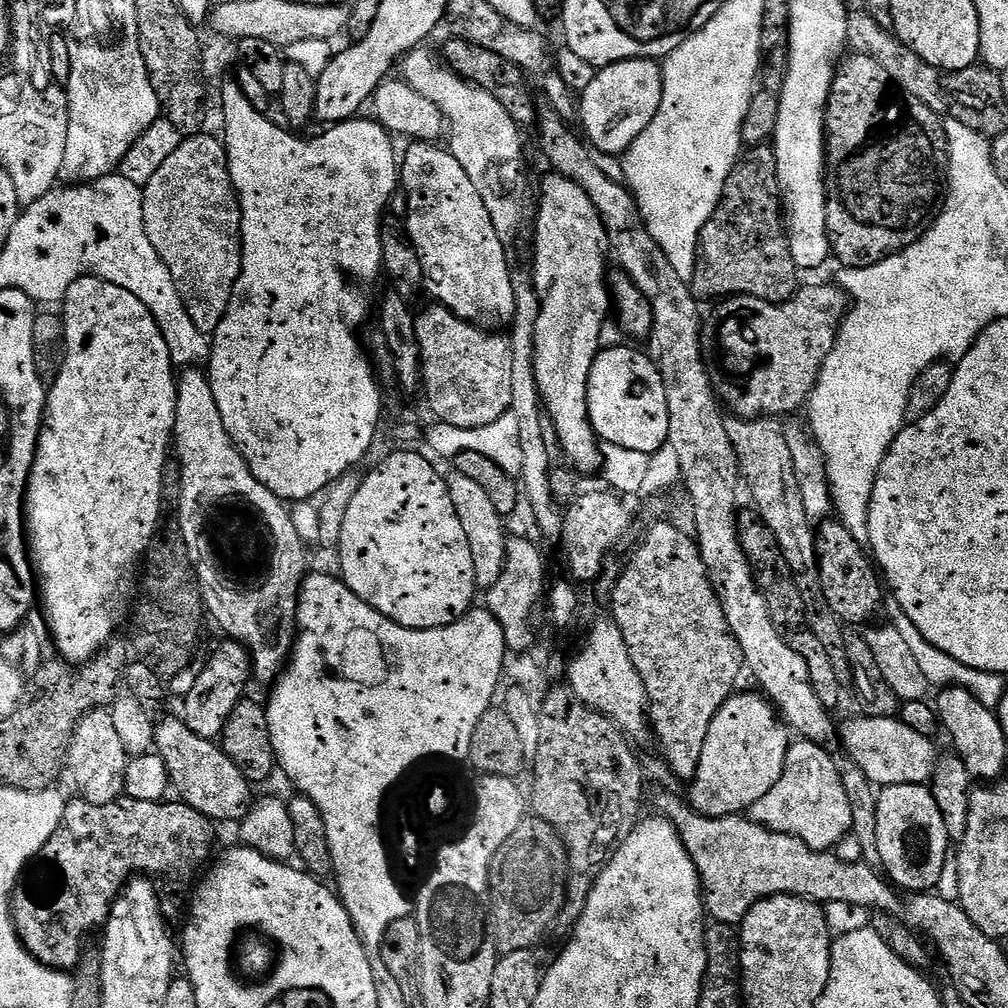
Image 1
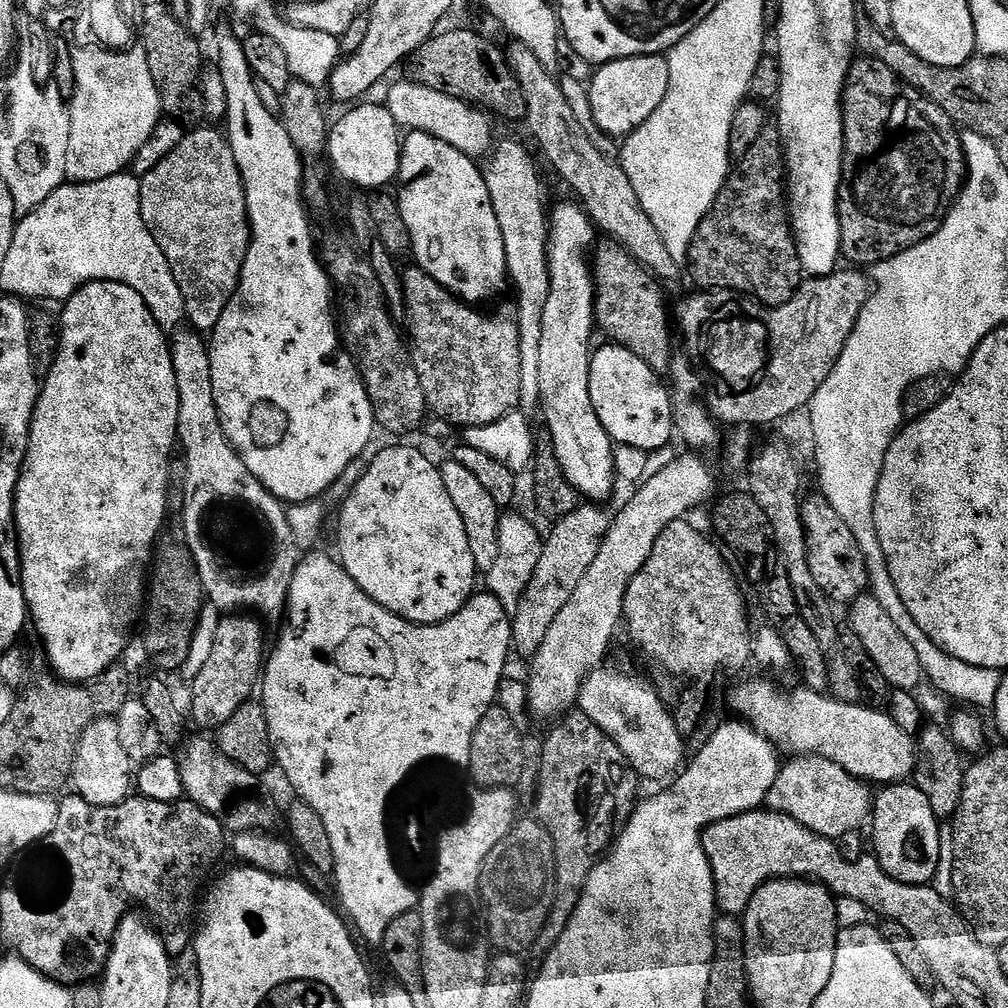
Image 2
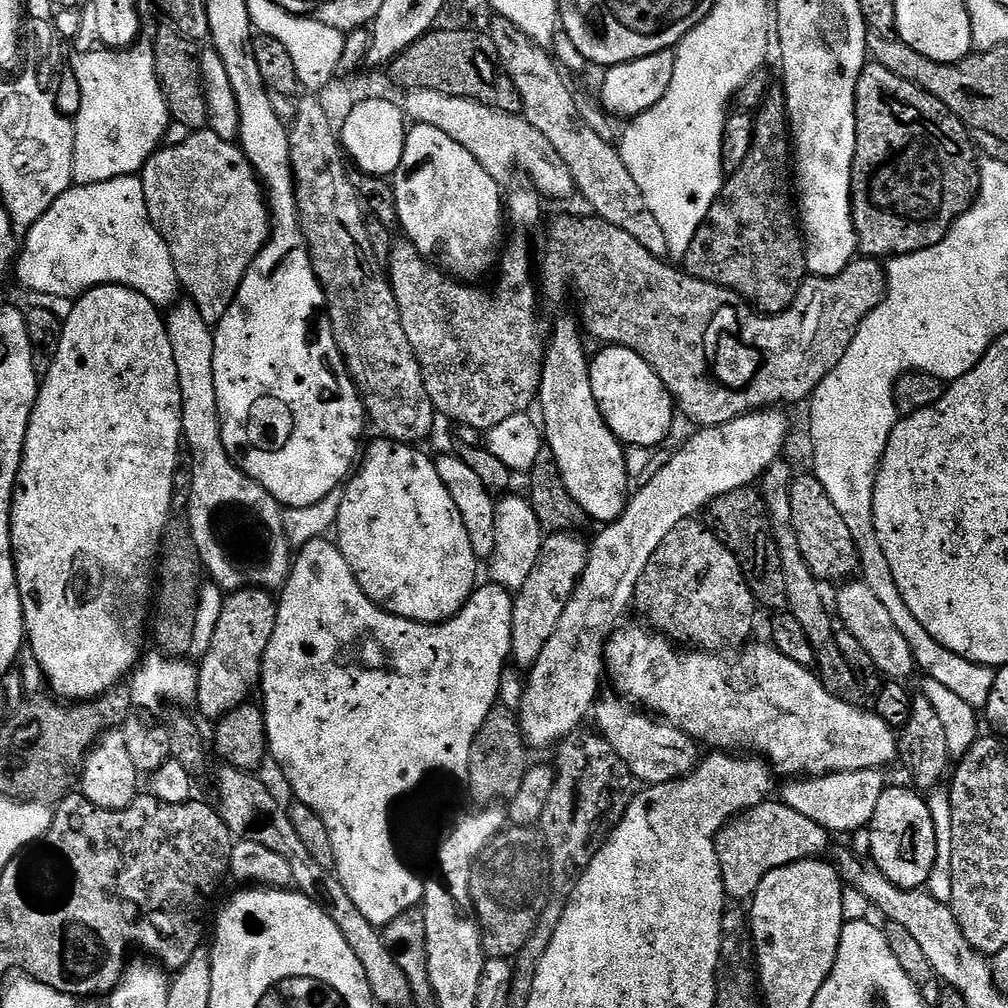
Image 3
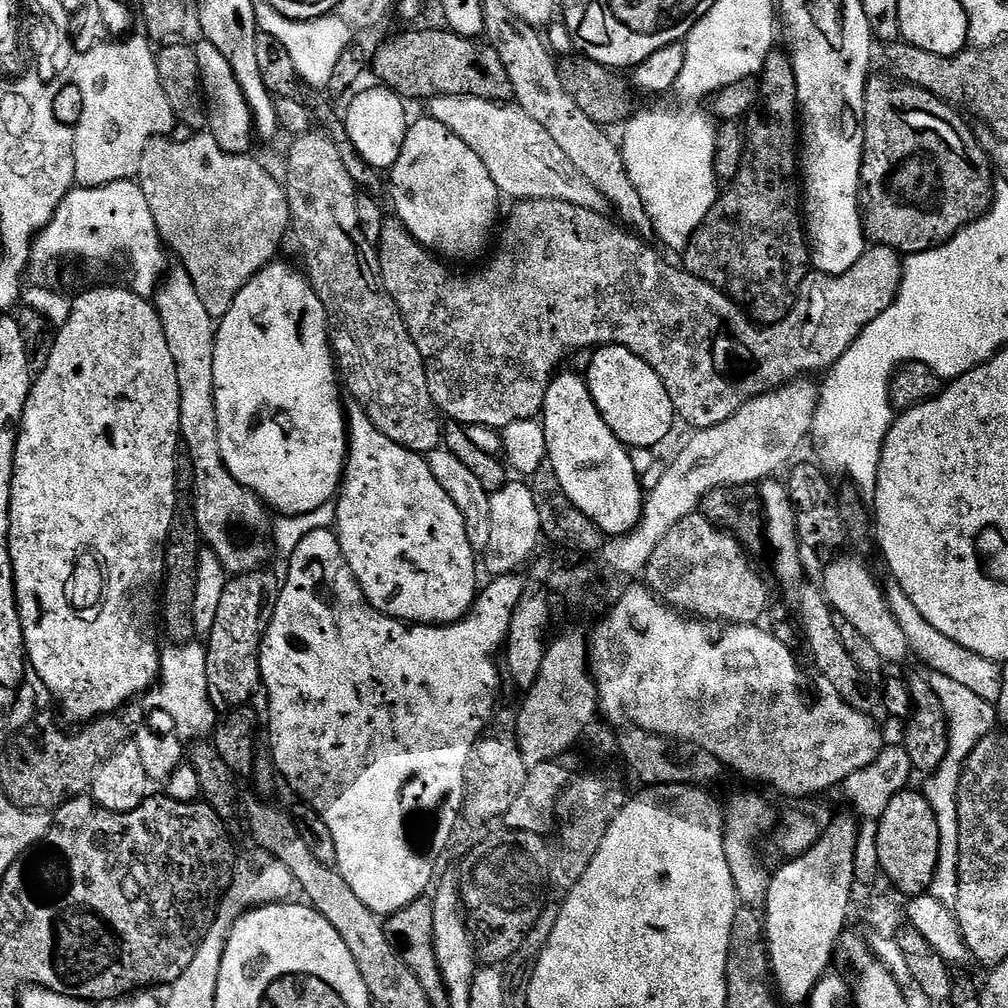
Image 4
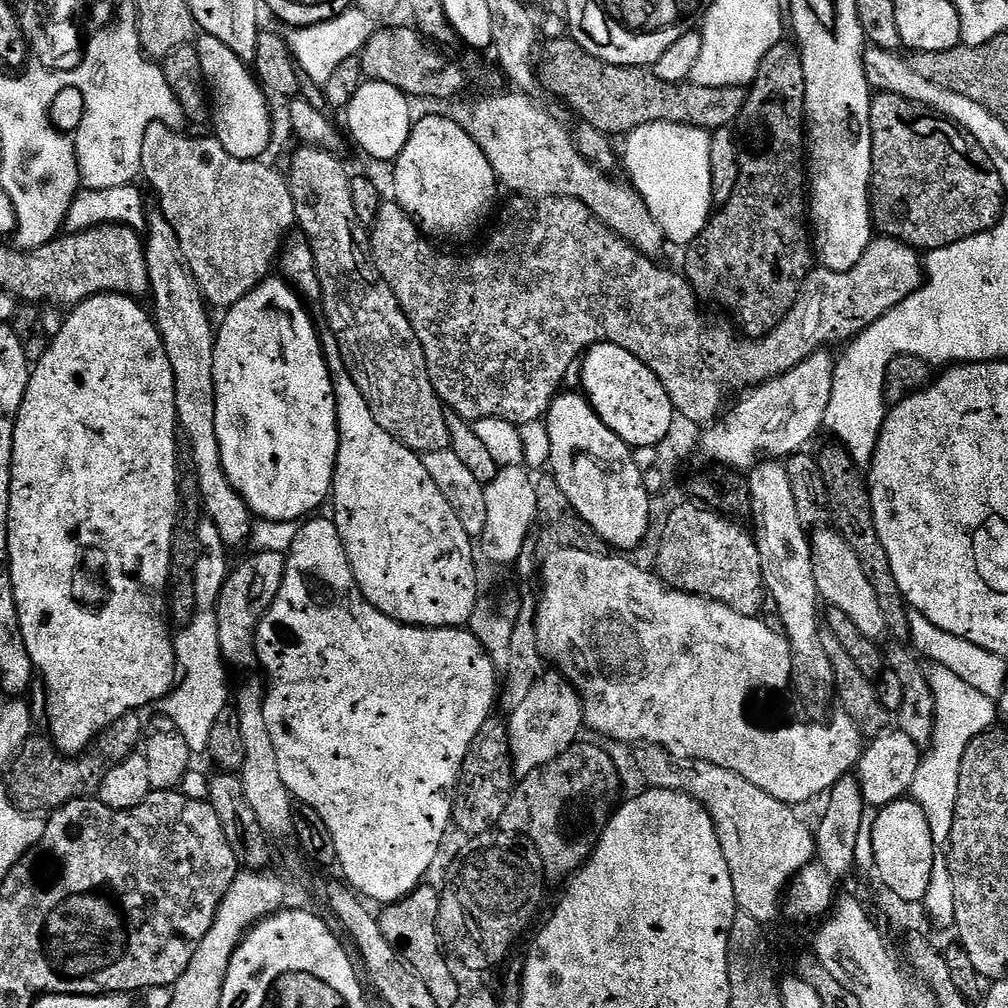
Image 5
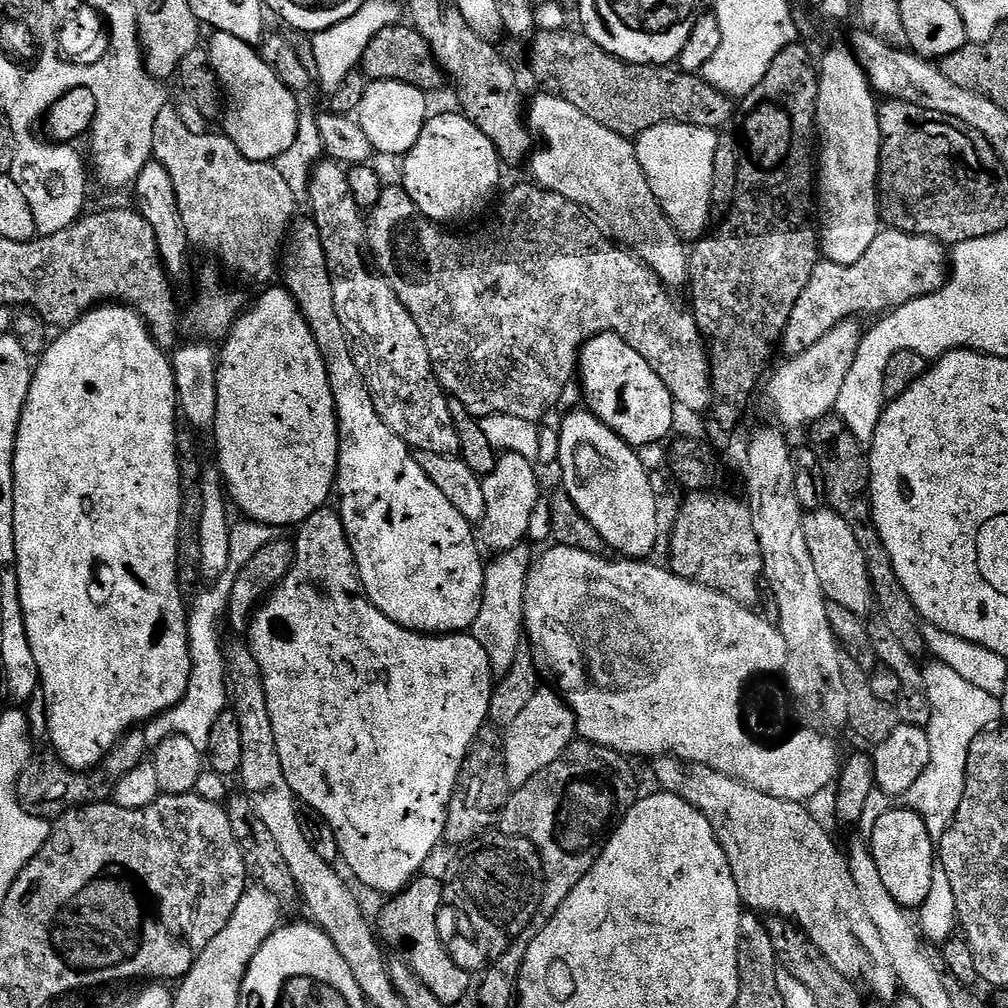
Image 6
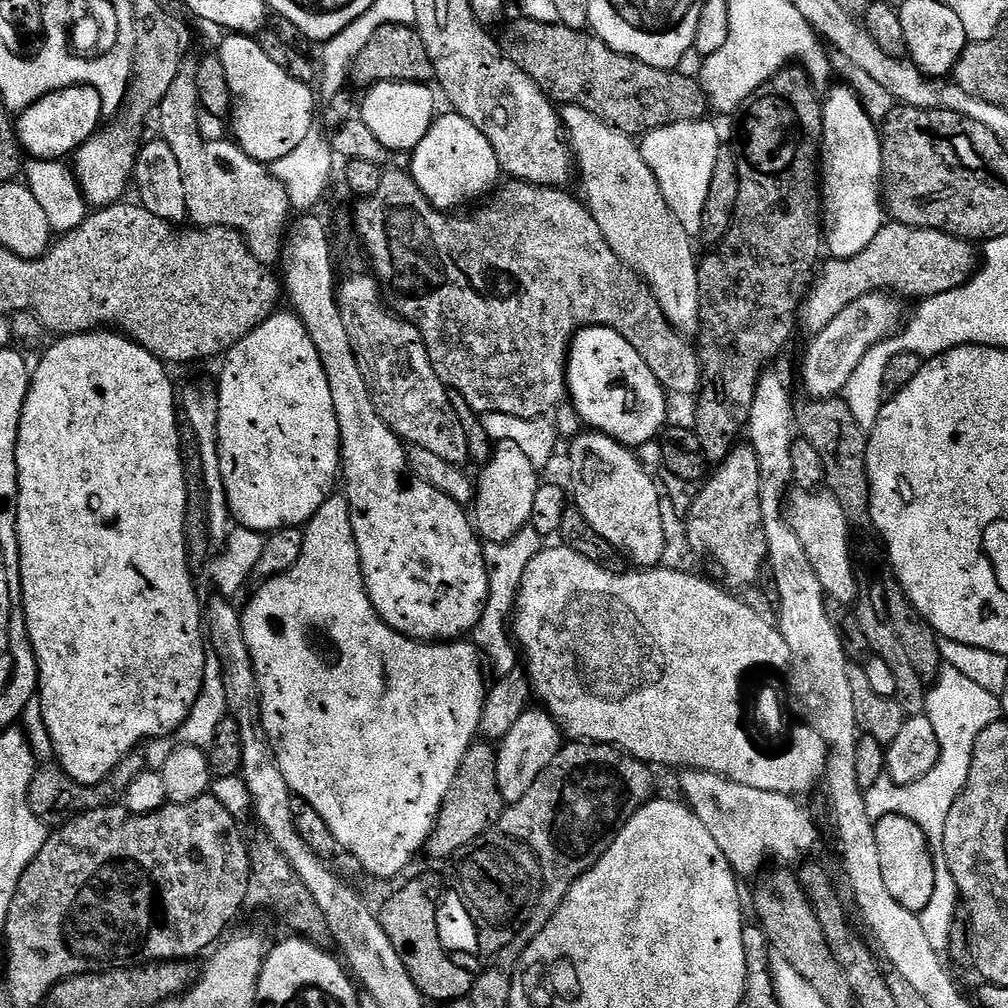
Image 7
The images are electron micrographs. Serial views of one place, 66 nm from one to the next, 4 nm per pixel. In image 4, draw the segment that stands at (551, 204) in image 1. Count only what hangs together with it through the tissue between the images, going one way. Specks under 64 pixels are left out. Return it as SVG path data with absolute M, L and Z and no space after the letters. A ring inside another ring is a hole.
M583 375L552 377L544 399L542 423L546 460L554 466L566 498L597 524L605 537L625 536L635 528L644 513L646 492L641 477L630 462L629 449L606 426Z

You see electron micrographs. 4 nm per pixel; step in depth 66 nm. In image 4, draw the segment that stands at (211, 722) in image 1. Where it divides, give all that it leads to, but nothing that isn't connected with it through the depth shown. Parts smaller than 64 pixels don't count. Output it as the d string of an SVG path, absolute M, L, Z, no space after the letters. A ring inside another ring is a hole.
M269 569L232 576L221 590L210 628L207 647L207 690L218 712L229 712L247 705L261 687L260 648L273 620L282 587Z

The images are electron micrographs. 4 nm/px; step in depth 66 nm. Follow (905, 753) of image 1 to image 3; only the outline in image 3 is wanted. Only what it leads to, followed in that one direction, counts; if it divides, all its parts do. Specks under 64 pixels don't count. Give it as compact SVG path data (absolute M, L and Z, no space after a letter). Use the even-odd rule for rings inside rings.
M625 623L617 627L612 633L608 643L604 645L604 667L606 669L607 679L612 679L612 684L621 697L627 698L633 705L663 718L667 723L680 728L693 740L701 745L709 744L712 750L740 750L736 748L753 748L753 753L759 754L774 769L777 777L783 778L807 778L809 776L826 776L830 772L853 772L854 770L866 770L867 768L883 769L884 764L888 764L892 759L898 756L898 732L885 722L875 711L868 710L863 712L863 707L842 702L836 696L831 696L826 690L826 686L821 682L819 675L813 669L798 666L798 662L790 662L786 654L782 654L777 648L773 648L771 643L764 644L753 643L745 647L733 660L727 660L727 655L713 654L703 650L681 650L669 637L663 634L653 634L647 627L639 628L636 624Z

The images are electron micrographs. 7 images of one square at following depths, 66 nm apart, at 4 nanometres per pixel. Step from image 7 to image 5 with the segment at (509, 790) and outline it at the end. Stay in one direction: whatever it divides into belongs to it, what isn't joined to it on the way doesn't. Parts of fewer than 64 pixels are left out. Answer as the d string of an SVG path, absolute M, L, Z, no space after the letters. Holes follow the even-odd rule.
M548 670L538 678L538 682L534 682L522 706L518 706L518 710L507 717L506 723L512 770L517 777L523 778L546 766L546 762L554 762L558 754L581 739L580 728L585 727L584 703L580 700L580 693L563 672Z

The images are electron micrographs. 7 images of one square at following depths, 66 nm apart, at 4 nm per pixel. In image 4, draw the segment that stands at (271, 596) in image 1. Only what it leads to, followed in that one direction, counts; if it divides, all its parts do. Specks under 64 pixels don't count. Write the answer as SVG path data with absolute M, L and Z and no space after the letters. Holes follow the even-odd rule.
M179 266L169 267L165 271L159 288L156 290L154 297L156 313L162 322L162 330L166 330L166 343L170 346L170 354L174 358L174 370L178 370L178 394L180 395L180 434L182 437L183 447L188 447L188 456L192 459L192 473L190 479L192 481L192 507L196 509L196 529L200 531L201 541L210 551L216 555L216 560L222 567L232 576L244 575L247 572L258 571L263 569L268 563L268 555L273 555L274 545L270 539L270 512L263 500L260 500L246 486L242 486L232 477L230 470L226 470L226 466L222 462L222 450L218 442L218 414L216 413L216 403L214 402L214 342L216 341L216 325L217 321L213 320L210 314L206 314L206 306L202 306L202 298L198 298L198 290L194 290L194 282L190 278L190 274L186 274L186 270Z

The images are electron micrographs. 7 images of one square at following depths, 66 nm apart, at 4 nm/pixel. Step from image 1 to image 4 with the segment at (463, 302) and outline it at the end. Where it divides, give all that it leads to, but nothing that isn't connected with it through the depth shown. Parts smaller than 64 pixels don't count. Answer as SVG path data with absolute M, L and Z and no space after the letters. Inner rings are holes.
M424 114L421 120L413 119L408 125L408 133L402 142L402 150L398 154L398 162L390 169L390 196L396 207L395 219L403 224L404 229L429 252L445 261L468 260L476 256L488 244L488 235L497 227L496 211L500 208L502 193L494 186L494 178L490 178L490 170L482 163L482 158L454 134L454 130L446 130L442 122L438 122L430 114Z

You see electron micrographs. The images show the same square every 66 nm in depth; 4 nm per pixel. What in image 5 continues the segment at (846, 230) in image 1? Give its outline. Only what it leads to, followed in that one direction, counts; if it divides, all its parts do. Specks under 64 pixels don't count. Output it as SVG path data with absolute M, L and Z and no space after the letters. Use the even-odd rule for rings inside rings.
M876 92L872 97L872 109L870 110L870 124L872 126L872 223L877 229L880 228L885 237L900 240L917 250L931 250L945 248L951 244L962 242L971 236L977 236L983 232L989 232L1006 214L1004 208L1004 192L1006 185L1002 182L1000 171L992 161L988 151L968 135L959 124L953 124L951 120L935 113L931 108L925 108L922 104L915 104L898 94L890 92Z

